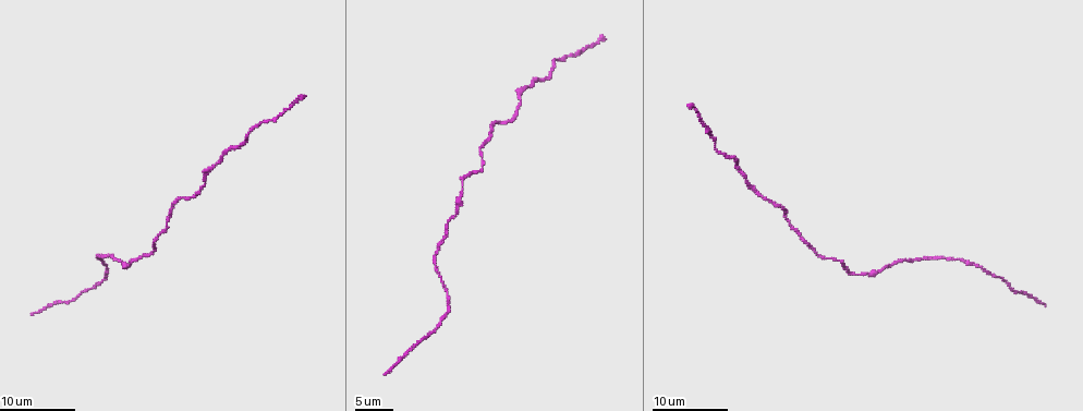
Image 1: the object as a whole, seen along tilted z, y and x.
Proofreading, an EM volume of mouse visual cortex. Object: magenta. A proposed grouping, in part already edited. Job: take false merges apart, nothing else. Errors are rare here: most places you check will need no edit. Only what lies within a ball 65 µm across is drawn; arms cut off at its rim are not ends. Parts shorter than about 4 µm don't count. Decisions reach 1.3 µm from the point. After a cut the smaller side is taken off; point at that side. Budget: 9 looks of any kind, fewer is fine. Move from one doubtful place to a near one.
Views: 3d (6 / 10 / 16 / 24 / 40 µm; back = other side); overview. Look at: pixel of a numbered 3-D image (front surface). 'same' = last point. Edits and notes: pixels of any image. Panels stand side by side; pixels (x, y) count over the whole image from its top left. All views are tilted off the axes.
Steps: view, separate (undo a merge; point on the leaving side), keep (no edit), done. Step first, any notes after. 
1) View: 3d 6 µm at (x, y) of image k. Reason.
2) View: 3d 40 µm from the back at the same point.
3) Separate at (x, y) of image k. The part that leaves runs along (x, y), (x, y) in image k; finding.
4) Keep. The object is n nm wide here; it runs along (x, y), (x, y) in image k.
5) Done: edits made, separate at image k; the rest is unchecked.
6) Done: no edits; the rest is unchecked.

View: 3d 10 µm at (463, 178) of image 1. Thick turns thin.

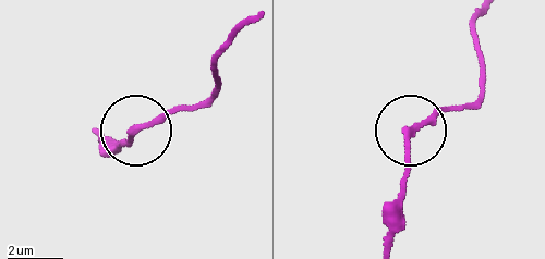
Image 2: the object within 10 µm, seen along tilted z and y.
Keep. It runs along (472, 101), (433, 112), (411, 134), (399, 214) in image 2; continuous, no second neuron.

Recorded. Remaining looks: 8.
View: 3d 16 µm at (802, 235) of image 1. Thin neck.

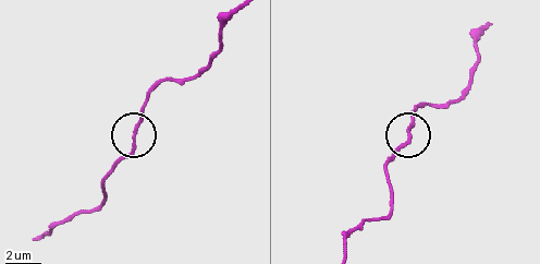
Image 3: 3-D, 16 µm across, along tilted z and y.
Keep. It runs along (388, 213), (390, 181), (385, 165), (407, 141), (413, 105) in image 3; all the same neuron.

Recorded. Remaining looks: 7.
View: 3d 6 µm at (758, 194) of image 1. Sudden change in width.

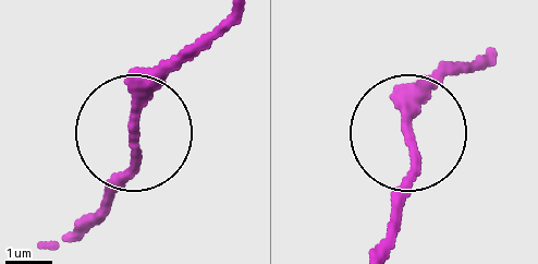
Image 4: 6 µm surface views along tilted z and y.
Keep. It runs along (66, 236), (132, 163), (133, 115), (190, 51) in image 4; all the same neuron.

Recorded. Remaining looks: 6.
View: 3d 10 µm at (553, 60) of image 1. Narrows sharply.

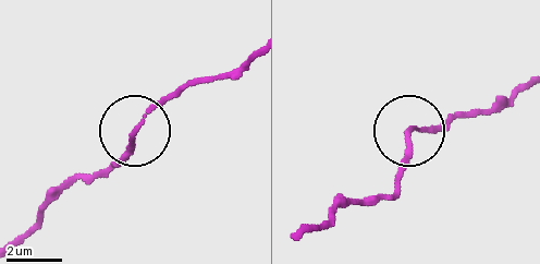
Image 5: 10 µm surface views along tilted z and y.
Keep. It runs along (309, 234), (334, 213), (387, 193), (412, 131), (454, 122) in image 5; one neuron here.

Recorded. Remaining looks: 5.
Done: no edits; the rest is unchecked.

